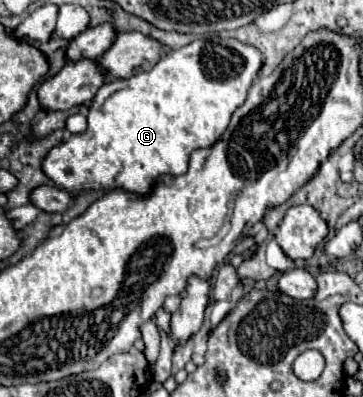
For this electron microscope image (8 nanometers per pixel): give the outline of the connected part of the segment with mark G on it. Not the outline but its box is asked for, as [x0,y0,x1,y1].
[42,35,262,195]

